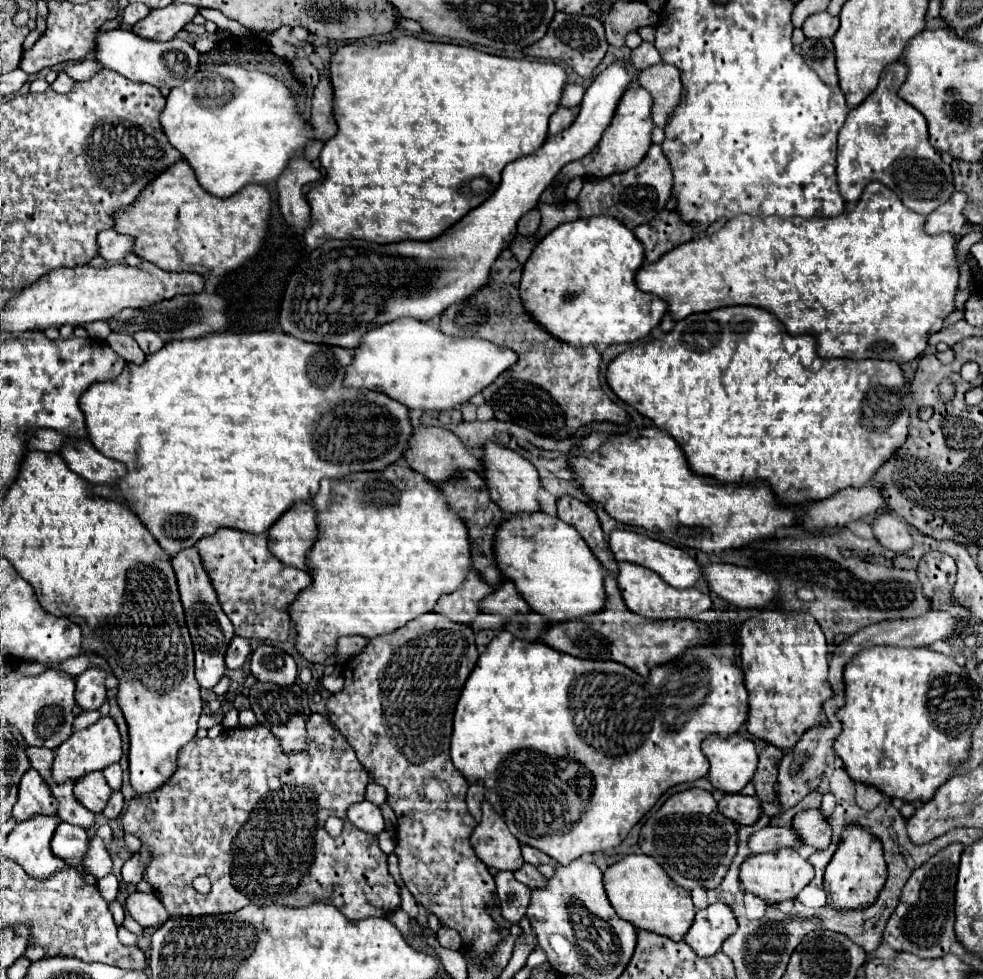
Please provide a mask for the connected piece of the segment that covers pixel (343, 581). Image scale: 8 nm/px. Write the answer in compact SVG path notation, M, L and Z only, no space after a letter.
M396 462L396 464L392 464L392 468L384 468L380 472L356 472L344 480L324 480L320 484L320 490L316 492L316 496L312 496L312 506L316 508L316 520L318 520L318 528L320 528L316 544L308 552L308 572L312 574L312 584L306 590L302 590L298 594L298 600L292 602L288 608L288 614L296 626L296 632L298 632L296 650L310 664L324 664L330 656L334 656L338 638L342 638L342 636L358 634L358 636L366 636L366 638L376 638L376 636L394 632L396 628L404 626L406 622L414 620L426 612L432 612L438 598L442 594L448 594L448 592L454 592L456 588L460 588L460 584L464 582L464 578L468 574L470 548L468 548L468 530L466 530L464 522L456 516L454 510L450 510L446 506L444 494L436 488L436 484L426 480L422 474L414 472L404 462Z

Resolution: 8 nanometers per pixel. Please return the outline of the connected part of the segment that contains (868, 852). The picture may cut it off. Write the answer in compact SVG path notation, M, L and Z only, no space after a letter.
M848 826L844 830L844 840L840 840L838 850L832 856L824 874L824 890L828 894L828 906L836 910L868 908L868 904L876 900L876 896L880 894L884 882L886 882L886 862L878 838L874 838L862 826Z

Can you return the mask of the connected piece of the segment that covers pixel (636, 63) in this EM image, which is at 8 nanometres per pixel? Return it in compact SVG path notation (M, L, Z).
M642 42L636 50L632 50L628 62L630 62L636 70L644 70L644 68L648 68L648 66L652 66L652 64L662 62L662 58L660 58L658 50L654 48L654 44Z

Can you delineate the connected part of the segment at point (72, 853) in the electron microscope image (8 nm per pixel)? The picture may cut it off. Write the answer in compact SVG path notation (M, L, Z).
M60 822L52 836L50 848L52 848L54 856L64 858L64 862L70 868L76 868L84 876L84 882L96 884L96 878L90 872L86 872L86 868L82 866L82 860L86 858L86 852L90 848L90 840L88 840L88 834L84 828Z

